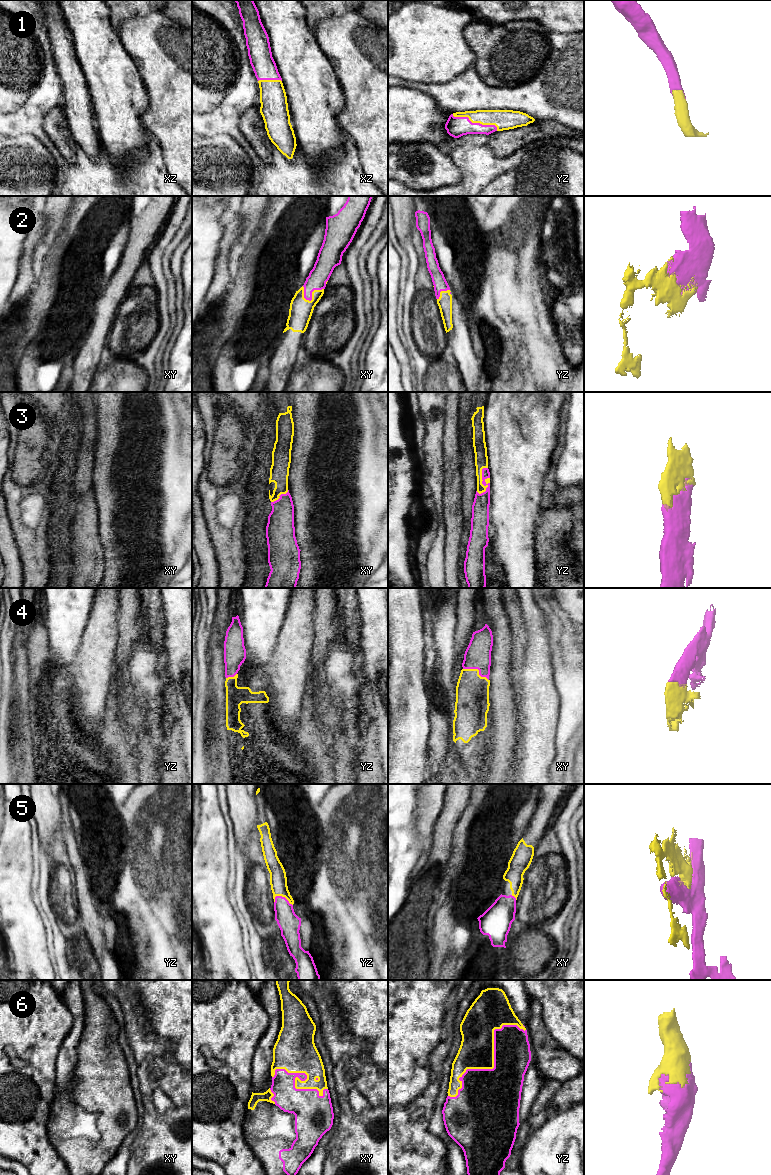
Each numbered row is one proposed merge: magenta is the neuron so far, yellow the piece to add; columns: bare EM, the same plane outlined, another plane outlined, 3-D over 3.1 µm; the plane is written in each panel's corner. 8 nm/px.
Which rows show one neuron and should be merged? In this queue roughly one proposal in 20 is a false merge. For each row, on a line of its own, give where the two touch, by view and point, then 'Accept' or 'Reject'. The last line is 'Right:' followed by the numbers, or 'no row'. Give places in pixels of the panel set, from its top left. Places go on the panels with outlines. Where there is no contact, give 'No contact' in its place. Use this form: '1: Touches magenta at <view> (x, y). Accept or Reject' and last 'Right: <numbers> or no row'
1: Touches magenta at yz (476, 123). Accept
2: Touches magenta at xy (311, 294). Accept
3: Touches magenta at yz (482, 479). Accept
4: Touches magenta at xy (477, 668). Accept
5: Touches magenta at yz (283, 897). Reject
6: Touches magenta at yz (494, 1063). Accept
Right: 1, 2, 3, 4, 6

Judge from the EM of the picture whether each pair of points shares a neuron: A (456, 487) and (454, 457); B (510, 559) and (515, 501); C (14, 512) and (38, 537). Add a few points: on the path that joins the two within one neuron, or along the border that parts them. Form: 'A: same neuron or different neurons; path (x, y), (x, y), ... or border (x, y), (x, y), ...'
A: same neuron; path (453, 480), (453, 464)
B: same neuron; path (513, 545), (515, 515)
C: same neuron; path (15, 520), (30, 536)

